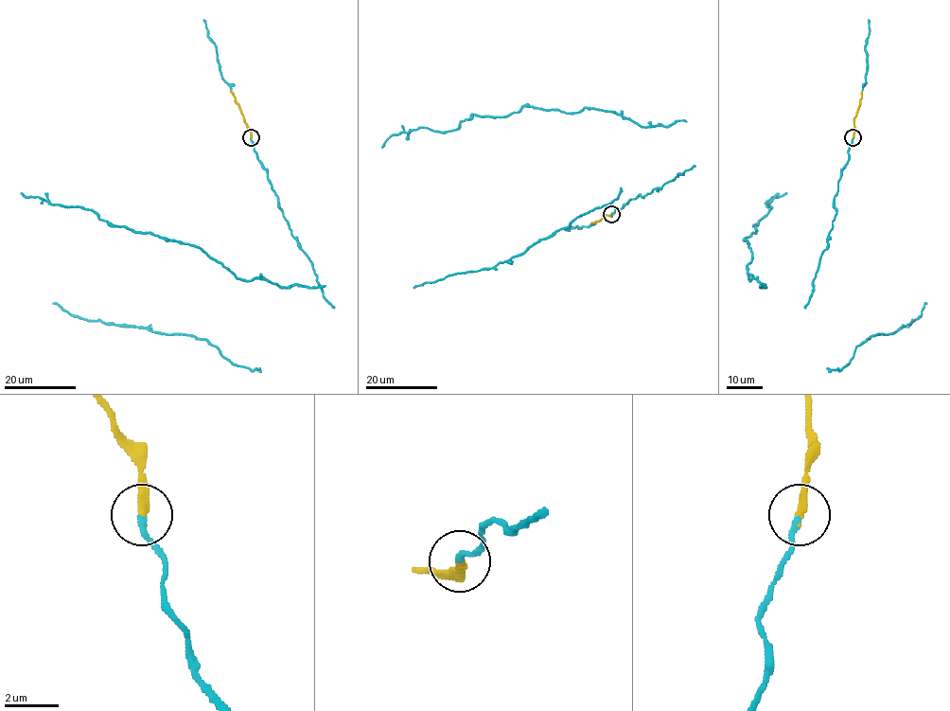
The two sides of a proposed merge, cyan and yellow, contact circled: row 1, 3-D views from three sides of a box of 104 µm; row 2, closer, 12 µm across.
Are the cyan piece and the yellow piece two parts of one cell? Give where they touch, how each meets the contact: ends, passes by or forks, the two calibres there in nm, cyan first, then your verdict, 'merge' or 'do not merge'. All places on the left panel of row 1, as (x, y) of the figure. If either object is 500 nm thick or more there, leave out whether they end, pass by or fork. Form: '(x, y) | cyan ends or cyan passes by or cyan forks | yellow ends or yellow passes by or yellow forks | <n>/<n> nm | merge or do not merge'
(251, 137) | cyan ends | yellow ends | 240/280 nm | merge

